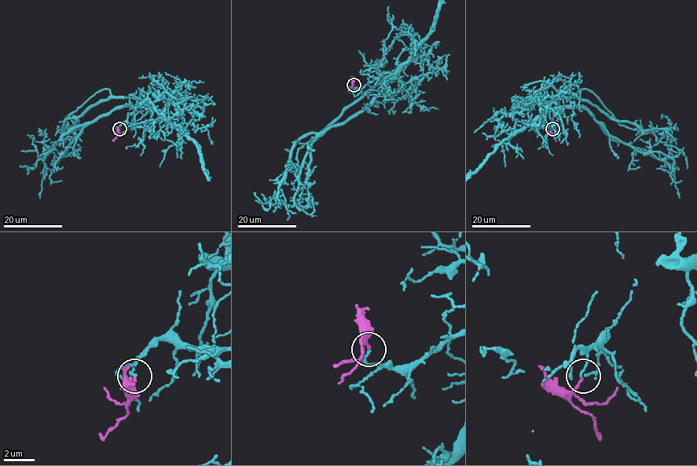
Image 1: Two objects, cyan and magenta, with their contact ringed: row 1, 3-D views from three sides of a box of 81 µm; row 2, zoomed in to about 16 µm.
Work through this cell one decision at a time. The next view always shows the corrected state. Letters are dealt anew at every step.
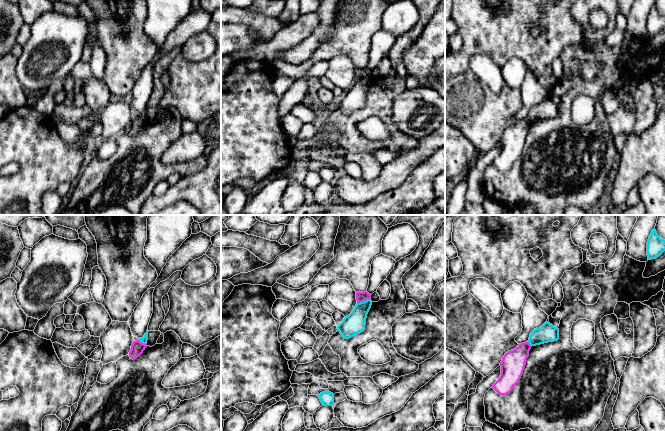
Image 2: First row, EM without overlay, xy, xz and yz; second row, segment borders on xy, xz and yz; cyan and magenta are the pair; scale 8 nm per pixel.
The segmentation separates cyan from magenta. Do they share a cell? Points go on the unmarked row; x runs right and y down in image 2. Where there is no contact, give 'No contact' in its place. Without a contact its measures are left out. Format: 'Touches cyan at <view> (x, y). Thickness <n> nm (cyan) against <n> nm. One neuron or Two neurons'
Touches cyan at xz (363, 77). Thickness 170 nm (cyan) against 80 nm. Two neurons

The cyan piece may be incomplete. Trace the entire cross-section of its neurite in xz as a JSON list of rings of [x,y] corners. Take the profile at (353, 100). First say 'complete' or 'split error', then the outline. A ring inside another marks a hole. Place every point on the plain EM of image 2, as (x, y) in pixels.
complete | [[[371,75],[357,79],[353,87],[337,102],[344,115],[349,115],[365,106],[366,94],[371,81]]]

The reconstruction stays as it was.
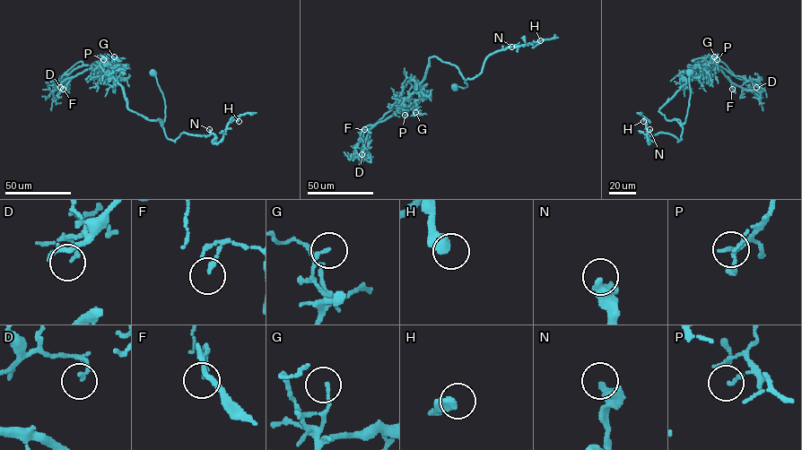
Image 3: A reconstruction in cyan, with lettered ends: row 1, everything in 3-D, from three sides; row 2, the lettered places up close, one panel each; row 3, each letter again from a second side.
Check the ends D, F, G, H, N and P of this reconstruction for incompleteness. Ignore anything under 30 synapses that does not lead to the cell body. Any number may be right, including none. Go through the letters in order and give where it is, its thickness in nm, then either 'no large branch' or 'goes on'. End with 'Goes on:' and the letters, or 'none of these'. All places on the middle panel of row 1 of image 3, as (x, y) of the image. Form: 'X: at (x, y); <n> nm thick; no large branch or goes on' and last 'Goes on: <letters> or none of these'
D: at (361, 154); 140 nm thick; no large branch
F: at (364, 129); 150 nm thick; no large branch
G: at (415, 112); 120 nm thick; no large branch
H: at (540, 40); 440 nm thick; no large branch
N: at (511, 47); 400 nm thick; no large branch
P: at (405, 115); 100 nm thick; no large branch
Goes on: none of these

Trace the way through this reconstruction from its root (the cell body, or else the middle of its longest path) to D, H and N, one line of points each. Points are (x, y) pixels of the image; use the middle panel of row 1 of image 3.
D: (455, 87), (467, 86), (459, 70), (431, 56), (425, 78), (370, 129), (368, 147), (361, 154)
H: (455, 87), (467, 86), (459, 72), (465, 80), (474, 78), (492, 54), (540, 40)
N: (455, 87), (467, 86), (459, 72), (465, 80), (474, 78), (481, 72), (489, 56), (511, 47)

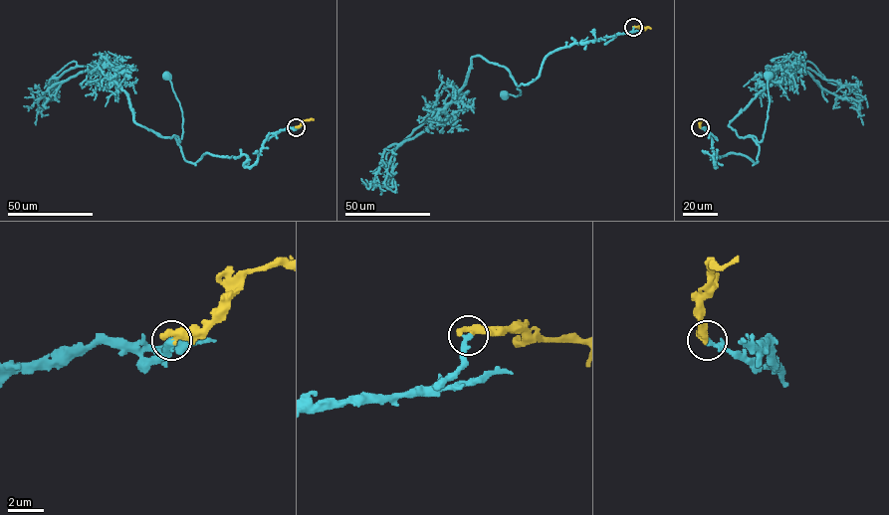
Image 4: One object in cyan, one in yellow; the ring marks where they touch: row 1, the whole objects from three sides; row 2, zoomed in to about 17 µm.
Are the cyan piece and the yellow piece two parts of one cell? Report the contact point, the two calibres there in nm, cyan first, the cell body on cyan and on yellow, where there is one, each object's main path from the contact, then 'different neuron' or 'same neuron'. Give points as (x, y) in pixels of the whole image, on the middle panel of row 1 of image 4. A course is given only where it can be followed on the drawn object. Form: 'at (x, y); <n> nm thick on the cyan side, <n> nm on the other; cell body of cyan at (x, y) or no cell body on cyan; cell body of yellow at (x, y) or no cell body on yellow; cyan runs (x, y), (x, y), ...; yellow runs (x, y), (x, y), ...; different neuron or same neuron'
at (633, 27); 280 nm thick on the cyan side, 460 nm on the other; cell body of cyan at (505, 94); no cell body on yellow; cyan runs (633, 27), (630, 32), (559, 47), (546, 57), (533, 81), (518, 85), (511, 76), (521, 93), (505, 94); yellow runs (633, 27), (651, 29); same neuron

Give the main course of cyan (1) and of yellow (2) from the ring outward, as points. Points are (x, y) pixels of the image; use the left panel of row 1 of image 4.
1: (296, 127), (270, 133), (249, 167), (244, 154), (191, 163), (173, 136), (183, 117), (167, 76)
2: (296, 127), (305, 120), (314, 120)

